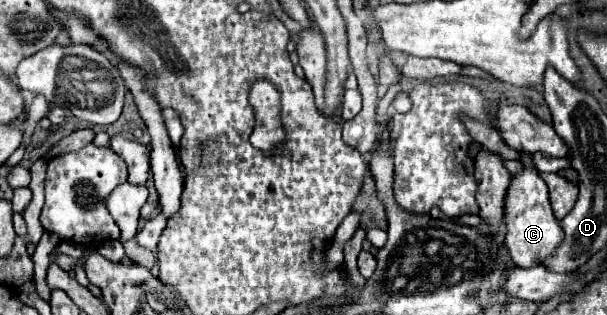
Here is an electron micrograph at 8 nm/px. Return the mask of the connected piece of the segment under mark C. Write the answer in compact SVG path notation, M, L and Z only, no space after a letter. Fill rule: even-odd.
M530 155L522 157L524 171L512 177L512 183L506 193L506 211L504 211L504 221L506 221L506 247L510 251L512 261L518 267L536 267L542 265L552 253L556 253L558 245L564 241L564 231L560 227L560 221L554 217L554 211L550 207L548 199L548 187L540 179L538 171L534 169Z

